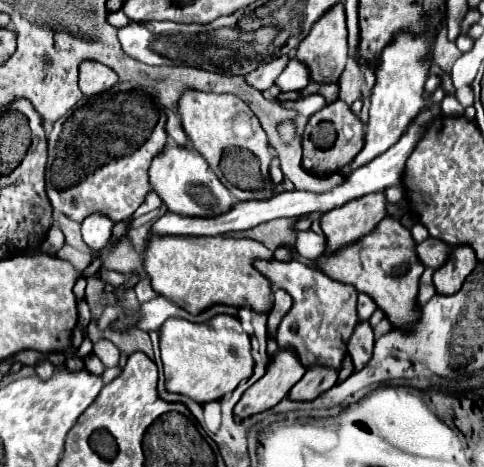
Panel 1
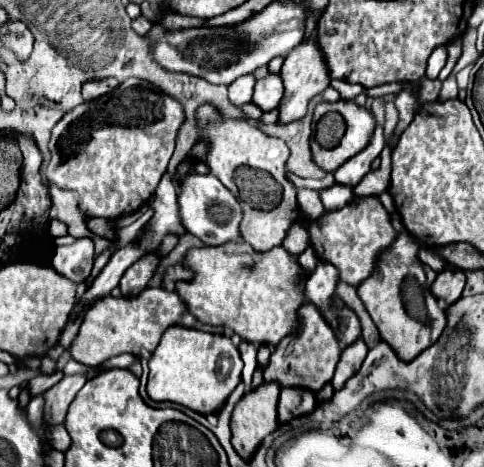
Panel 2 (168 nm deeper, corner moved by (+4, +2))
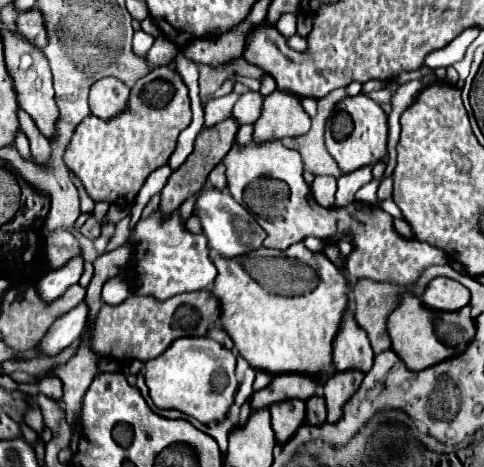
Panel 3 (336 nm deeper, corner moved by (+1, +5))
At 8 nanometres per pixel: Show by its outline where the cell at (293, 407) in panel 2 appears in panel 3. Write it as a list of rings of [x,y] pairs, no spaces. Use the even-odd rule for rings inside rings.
[[[277,402],[271,406],[271,424],[279,444],[287,442],[295,430],[305,422],[305,402]]]

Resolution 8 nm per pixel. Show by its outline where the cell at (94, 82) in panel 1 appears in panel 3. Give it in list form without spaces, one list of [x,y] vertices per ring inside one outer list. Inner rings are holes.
[[[103,78],[91,86],[89,92],[89,106],[91,114],[99,118],[113,118],[115,114],[125,110],[129,98],[129,88],[119,78]]]

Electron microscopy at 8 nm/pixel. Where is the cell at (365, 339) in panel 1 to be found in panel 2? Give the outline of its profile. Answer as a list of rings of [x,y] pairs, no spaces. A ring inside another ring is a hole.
[[[358,339],[356,343],[352,343],[350,347],[346,347],[342,351],[342,357],[340,357],[338,365],[336,365],[336,373],[334,373],[332,381],[330,381],[332,387],[334,387],[334,391],[342,389],[346,385],[346,381],[360,369],[366,353],[368,353],[368,347],[364,345],[362,339]]]

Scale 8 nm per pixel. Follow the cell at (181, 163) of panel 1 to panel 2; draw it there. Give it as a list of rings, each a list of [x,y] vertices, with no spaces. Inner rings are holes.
[[[190,173],[188,177],[184,177],[184,181],[178,185],[178,209],[184,229],[196,235],[204,245],[214,247],[230,241],[240,241],[242,207],[214,175]]]

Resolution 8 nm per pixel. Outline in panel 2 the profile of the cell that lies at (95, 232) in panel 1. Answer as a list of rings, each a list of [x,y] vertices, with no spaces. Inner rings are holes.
[[[76,239],[70,247],[56,247],[52,257],[52,267],[56,273],[64,275],[66,279],[80,283],[84,281],[94,263],[94,243],[92,239]]]

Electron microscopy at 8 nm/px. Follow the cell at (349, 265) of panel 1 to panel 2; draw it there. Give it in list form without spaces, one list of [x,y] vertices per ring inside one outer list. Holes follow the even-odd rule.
[[[400,233],[398,239],[396,239],[396,245],[392,245],[392,261],[388,261],[388,265],[384,265],[384,269],[380,269],[380,273],[376,273],[376,277],[372,277],[372,281],[364,281],[364,285],[360,285],[360,289],[358,289],[360,299],[364,301],[366,311],[370,313],[372,321],[376,323],[382,341],[386,341],[396,351],[396,355],[402,361],[412,361],[418,353],[422,353],[432,343],[436,343],[438,337],[442,335],[444,327],[446,327],[444,313],[436,315],[436,311],[440,311],[440,309],[434,303],[434,297],[430,297],[430,293],[426,293],[428,311],[430,311],[428,313],[428,321],[434,323],[434,325],[424,325],[418,319],[412,319],[406,313],[406,309],[404,309],[404,301],[402,301],[402,285],[404,285],[404,281],[408,277],[414,277],[414,279],[420,279],[420,281],[424,279],[422,265],[416,265],[416,261],[420,261],[416,257],[418,249],[420,247],[416,243],[416,239],[412,239],[408,233]]]

